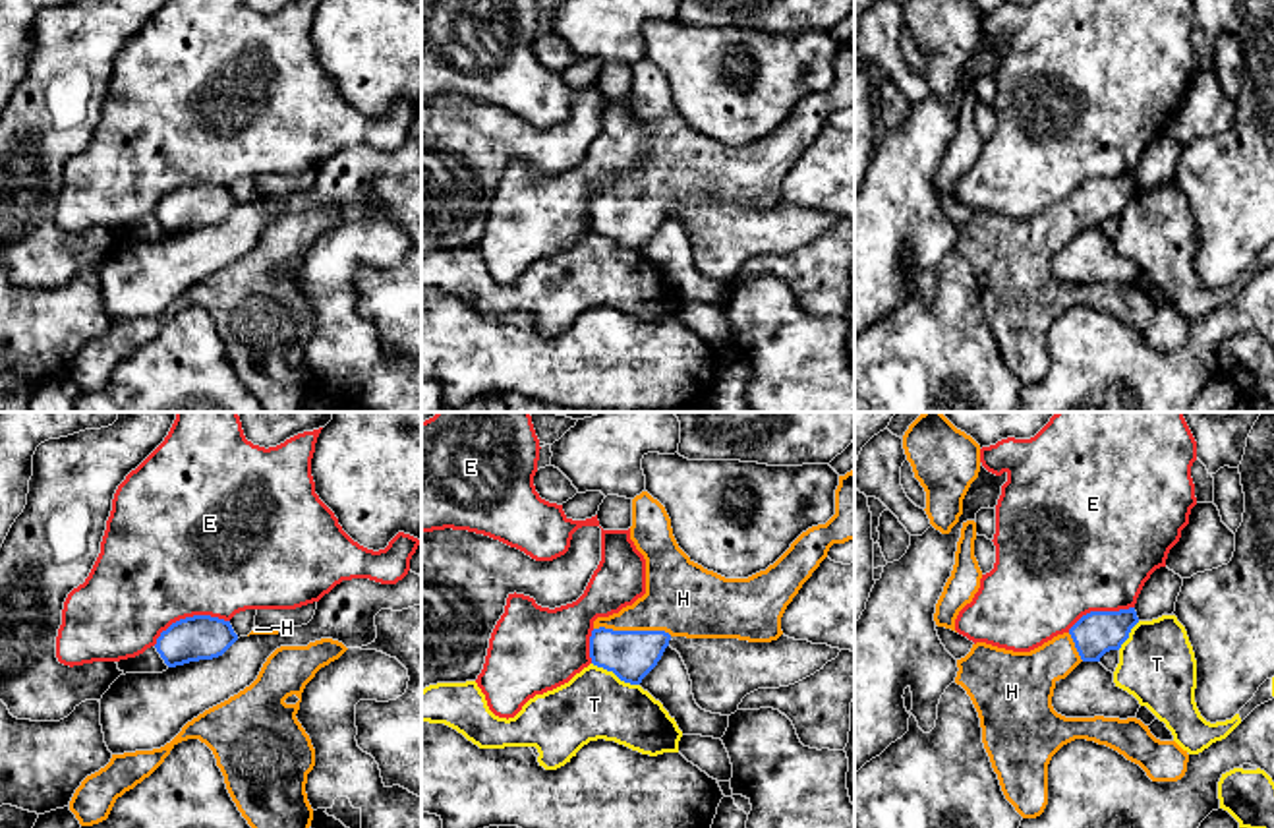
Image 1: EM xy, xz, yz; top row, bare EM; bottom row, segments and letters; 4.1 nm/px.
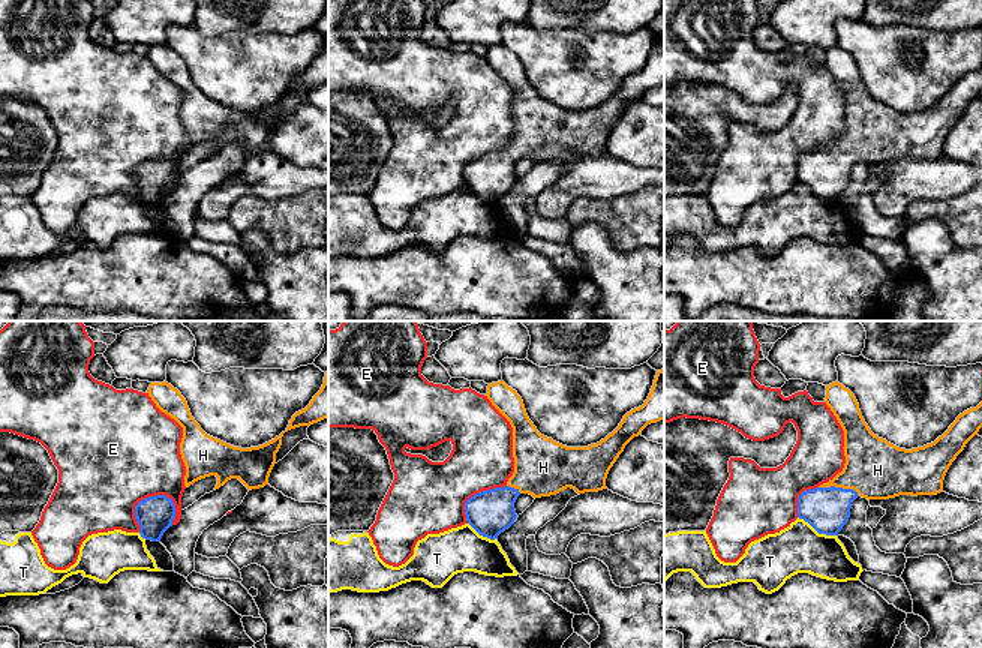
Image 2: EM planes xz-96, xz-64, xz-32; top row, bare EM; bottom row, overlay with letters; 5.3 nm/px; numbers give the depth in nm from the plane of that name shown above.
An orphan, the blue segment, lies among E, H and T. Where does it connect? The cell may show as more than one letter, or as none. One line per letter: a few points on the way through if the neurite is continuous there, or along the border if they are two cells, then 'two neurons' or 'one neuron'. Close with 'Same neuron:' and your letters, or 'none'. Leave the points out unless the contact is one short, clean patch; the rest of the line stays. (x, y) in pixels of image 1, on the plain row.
E: border along xy (229, 186), (186, 182), (173, 188), (153, 211); two neurons
H: runs through xz (631, 221), (633, 198), (683, 165); one neuron
T: border along xz (592, 229), (638, 252); two neurons
Same neuron: H

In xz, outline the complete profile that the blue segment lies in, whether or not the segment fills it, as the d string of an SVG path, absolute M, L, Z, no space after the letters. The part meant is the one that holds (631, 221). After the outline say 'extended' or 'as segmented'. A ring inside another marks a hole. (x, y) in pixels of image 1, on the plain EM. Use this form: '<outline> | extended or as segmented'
M854 35L839 43L835 81L802 99L773 132L748 145L725 145L694 130L679 114L665 74L648 58L632 66L630 106L646 126L646 161L619 180L594 188L590 224L621 248L640 251L673 203L771 209L783 201L781 184L787 172L827 124L829 114L854 106Z | extended

